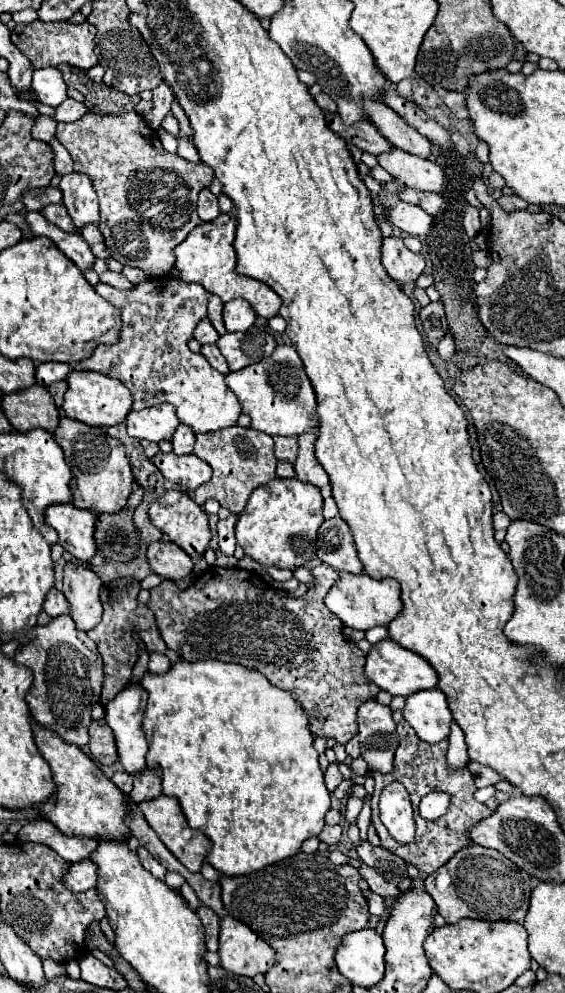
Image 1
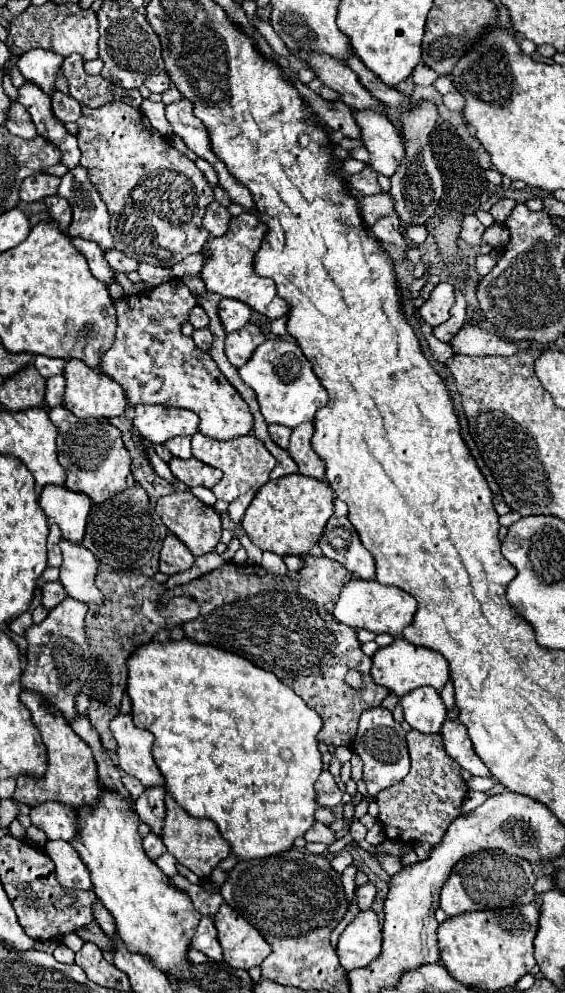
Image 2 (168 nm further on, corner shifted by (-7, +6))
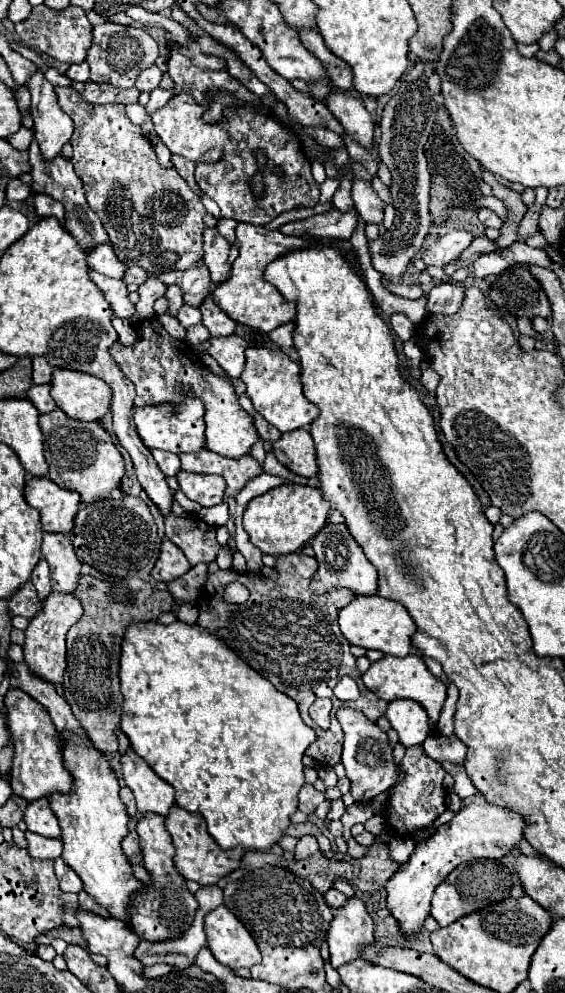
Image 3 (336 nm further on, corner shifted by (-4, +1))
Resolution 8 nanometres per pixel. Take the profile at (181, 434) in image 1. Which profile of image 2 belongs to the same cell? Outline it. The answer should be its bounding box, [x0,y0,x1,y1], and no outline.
[164,436,192,460]

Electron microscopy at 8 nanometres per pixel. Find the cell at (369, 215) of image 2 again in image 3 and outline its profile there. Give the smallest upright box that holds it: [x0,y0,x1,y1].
[279,207,361,241]

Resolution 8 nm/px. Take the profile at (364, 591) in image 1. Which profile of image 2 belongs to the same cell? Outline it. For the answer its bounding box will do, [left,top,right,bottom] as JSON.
[334,580,418,636]

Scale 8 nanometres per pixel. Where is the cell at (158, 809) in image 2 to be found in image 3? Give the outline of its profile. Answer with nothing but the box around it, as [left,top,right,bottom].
[131,813,197,941]

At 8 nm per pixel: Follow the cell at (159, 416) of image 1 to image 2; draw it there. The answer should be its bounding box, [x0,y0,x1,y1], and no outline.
[134,406,200,444]

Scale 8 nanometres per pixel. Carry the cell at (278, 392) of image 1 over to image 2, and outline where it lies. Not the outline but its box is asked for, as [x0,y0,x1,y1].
[238,340,328,428]

